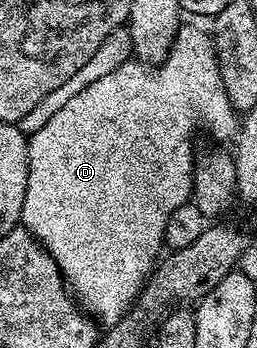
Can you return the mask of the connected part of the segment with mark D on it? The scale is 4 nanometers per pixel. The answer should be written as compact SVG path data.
M186 23L179 28L174 45L171 47L166 60L157 68L137 59L129 59L122 66L118 66L114 71L109 72L108 75L101 76L96 82L77 92L72 99L68 100L68 103L64 104L64 107L61 107L60 111L56 112L56 115L53 115L52 119L48 120L48 123L44 124L40 131L36 131L35 134L28 137L26 146L28 151L28 183L24 191L21 224L28 232L33 233L34 240L54 258L67 286L72 290L73 296L77 298L81 306L97 318L103 326L117 326L120 320L131 312L144 282L155 268L156 258L163 252L168 215L172 215L172 211L176 211L176 207L185 205L191 200L194 191L194 166L196 164L194 132L197 131L198 125L203 125L214 137L233 138L239 128L240 117L234 112L228 95L224 91L224 83L220 79L220 71L218 70L213 36L207 30L205 33L204 30Z

